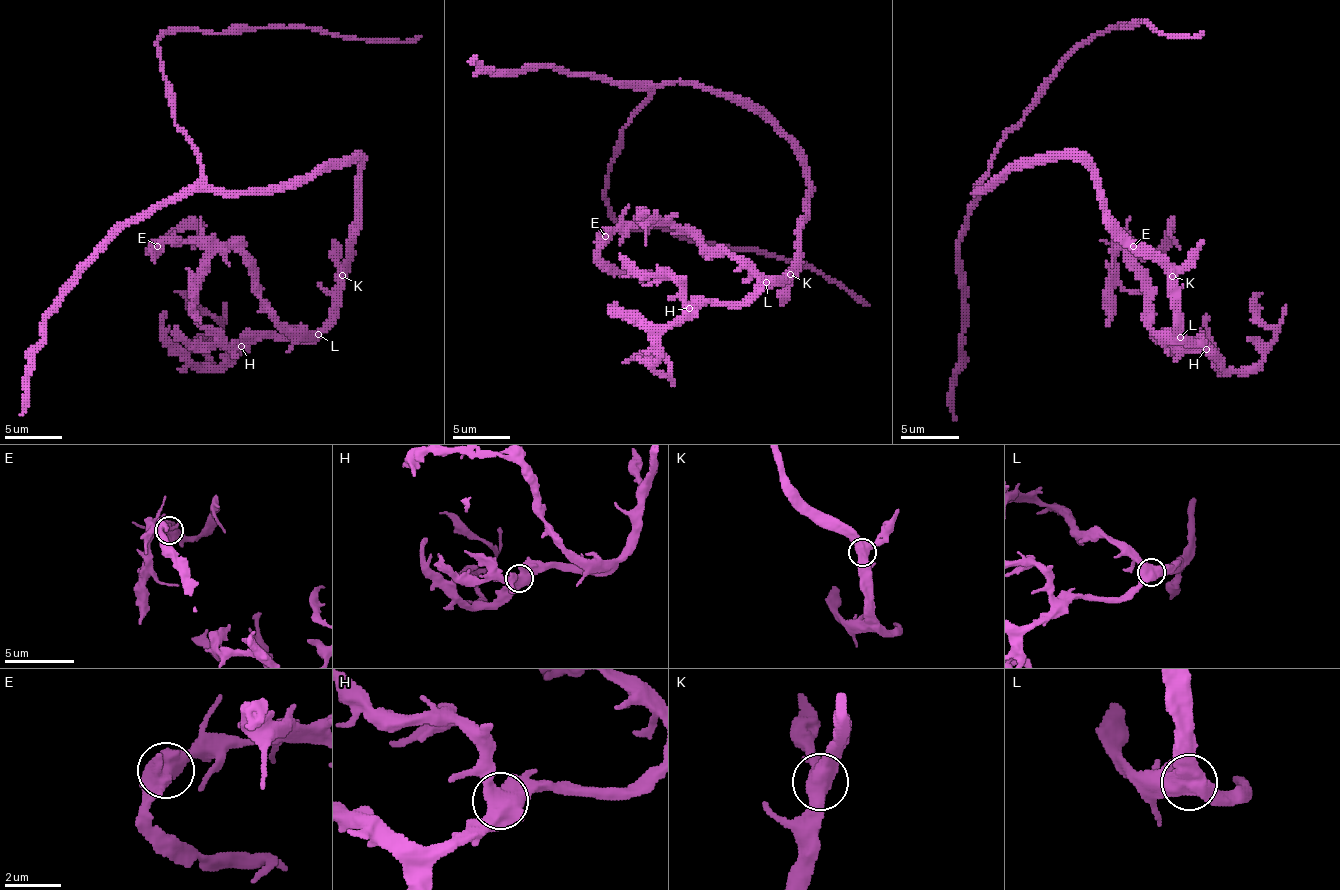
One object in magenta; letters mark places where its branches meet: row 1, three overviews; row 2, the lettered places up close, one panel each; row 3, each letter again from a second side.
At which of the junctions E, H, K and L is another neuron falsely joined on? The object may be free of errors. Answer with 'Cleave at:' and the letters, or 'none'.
Cleave at: none

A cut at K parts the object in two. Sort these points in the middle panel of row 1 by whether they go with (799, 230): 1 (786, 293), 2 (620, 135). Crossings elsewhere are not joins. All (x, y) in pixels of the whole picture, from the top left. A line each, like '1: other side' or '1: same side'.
1: same side
2: other side

